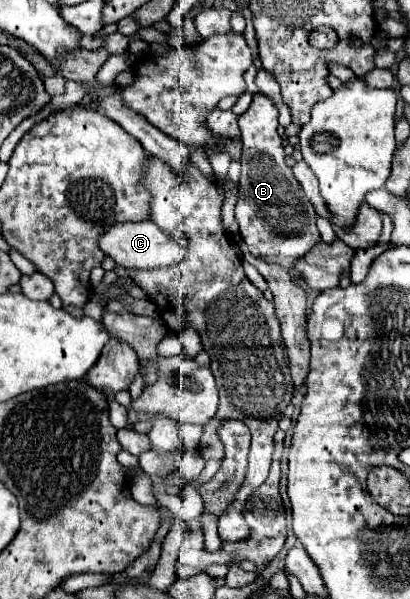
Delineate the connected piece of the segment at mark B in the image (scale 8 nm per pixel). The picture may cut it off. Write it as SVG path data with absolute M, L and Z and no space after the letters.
M255 95L249 111L239 117L243 157L239 177L241 195L235 205L235 219L243 241L255 257L291 269L297 259L321 241L321 235L315 225L317 213L293 177L291 167L285 163L283 139L277 133L277 115L279 111L271 97Z

